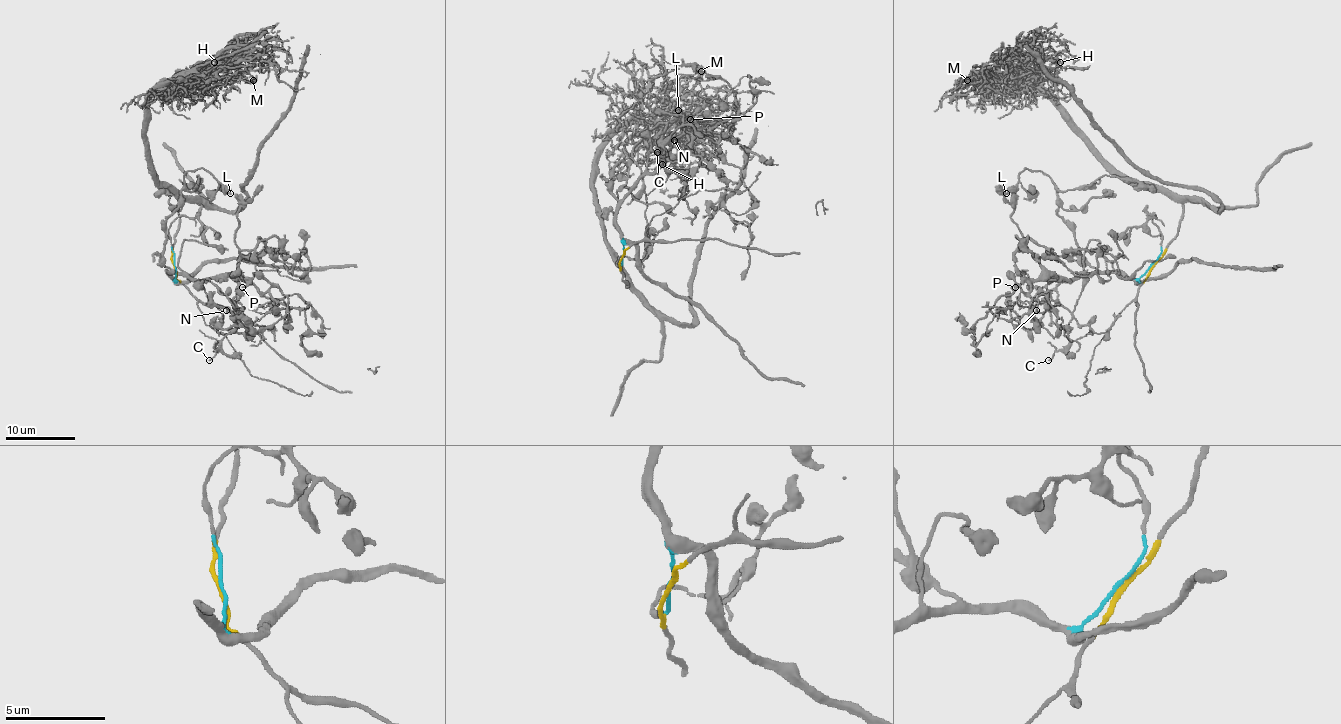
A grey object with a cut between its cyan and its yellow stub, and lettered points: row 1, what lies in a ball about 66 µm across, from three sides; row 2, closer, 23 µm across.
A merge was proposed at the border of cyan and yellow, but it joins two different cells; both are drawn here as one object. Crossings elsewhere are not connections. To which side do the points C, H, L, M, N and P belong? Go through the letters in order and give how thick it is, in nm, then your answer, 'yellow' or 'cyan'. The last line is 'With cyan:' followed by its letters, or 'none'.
C: 150 nm | cyan
H: 110 nm | yellow
L: 400 nm | cyan
M: 140 nm | yellow
N: 110 nm | cyan
P: 240 nm | cyan
With cyan: C, L, N, P

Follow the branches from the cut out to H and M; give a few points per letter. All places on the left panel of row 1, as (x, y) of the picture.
H: (175, 265), (178, 200), (157, 179), (147, 151), (145, 102), (173, 76), (224, 57), (215, 62)
M: (175, 265), (178, 200), (157, 179), (147, 151), (145, 102), (178, 76), (241, 74), (253, 80)

